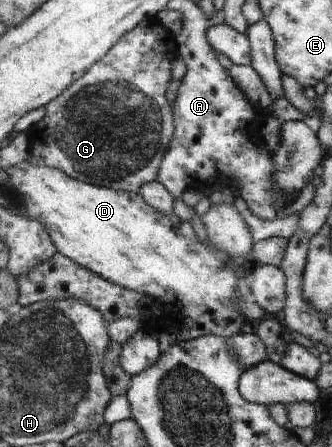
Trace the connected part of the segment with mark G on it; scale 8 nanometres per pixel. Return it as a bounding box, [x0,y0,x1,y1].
[28,18,179,194]

